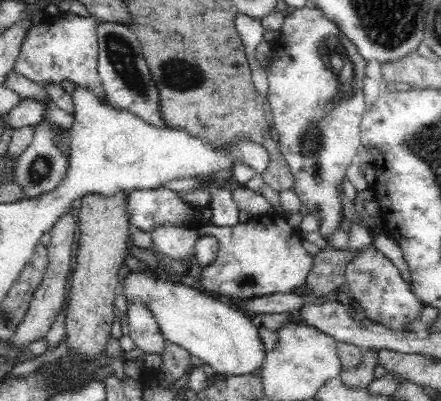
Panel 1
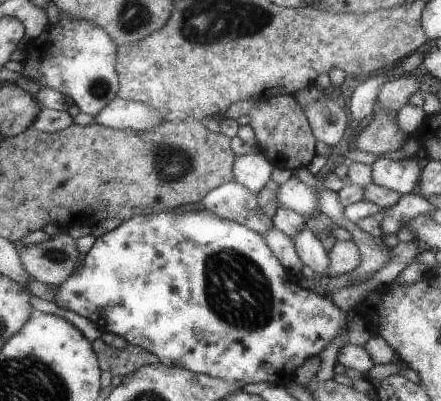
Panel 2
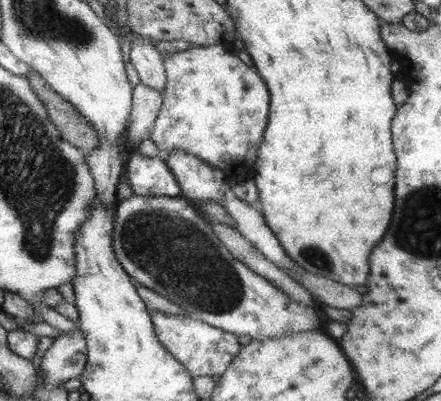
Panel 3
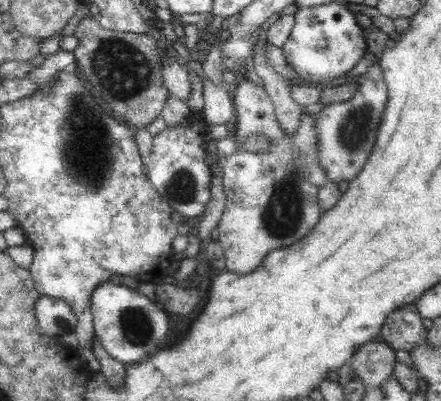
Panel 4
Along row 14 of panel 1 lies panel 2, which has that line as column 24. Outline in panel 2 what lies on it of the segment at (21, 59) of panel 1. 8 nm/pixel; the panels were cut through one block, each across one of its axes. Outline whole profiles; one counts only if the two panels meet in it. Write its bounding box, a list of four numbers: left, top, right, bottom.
[17,12,119,116]

